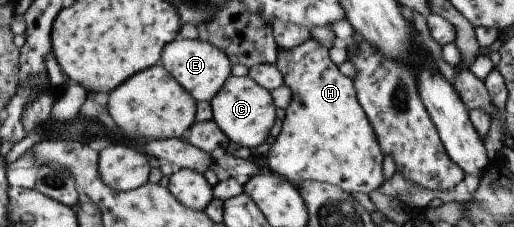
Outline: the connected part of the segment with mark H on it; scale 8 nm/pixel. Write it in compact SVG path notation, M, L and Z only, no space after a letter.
M312 37L294 49L279 49L276 65L284 74L284 85L288 85L294 95L290 107L285 110L281 132L268 153L271 171L286 177L295 185L306 181L328 182L350 193L365 195L380 189L386 181L384 150L380 147L379 135L376 135L367 112L360 105L355 79L346 77L332 61L331 51L319 45Z

